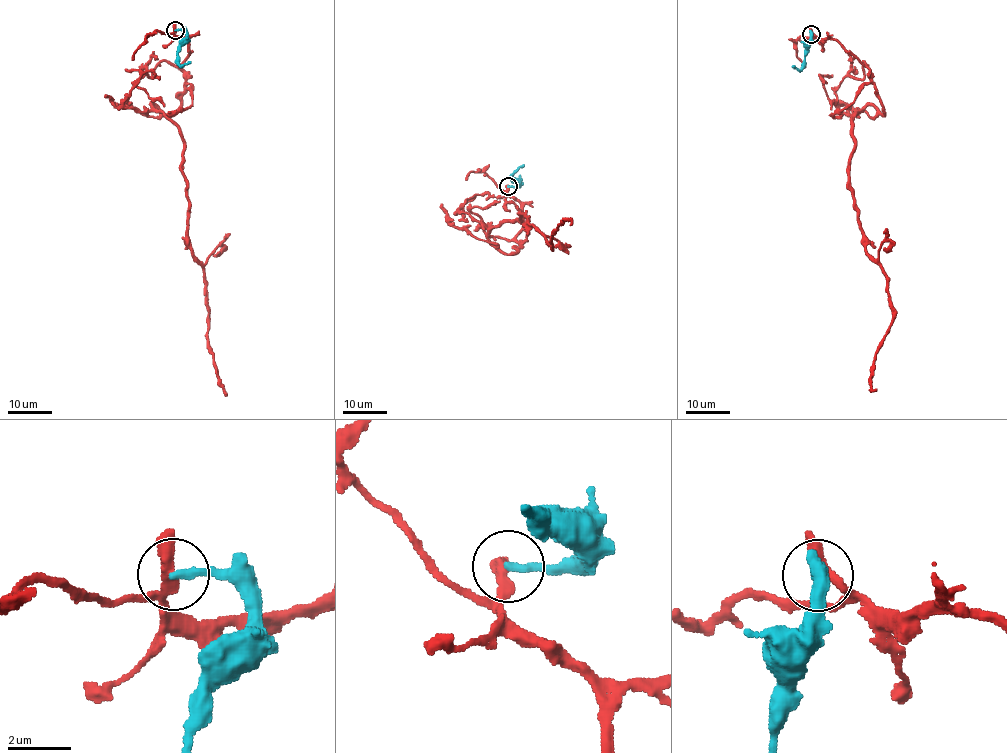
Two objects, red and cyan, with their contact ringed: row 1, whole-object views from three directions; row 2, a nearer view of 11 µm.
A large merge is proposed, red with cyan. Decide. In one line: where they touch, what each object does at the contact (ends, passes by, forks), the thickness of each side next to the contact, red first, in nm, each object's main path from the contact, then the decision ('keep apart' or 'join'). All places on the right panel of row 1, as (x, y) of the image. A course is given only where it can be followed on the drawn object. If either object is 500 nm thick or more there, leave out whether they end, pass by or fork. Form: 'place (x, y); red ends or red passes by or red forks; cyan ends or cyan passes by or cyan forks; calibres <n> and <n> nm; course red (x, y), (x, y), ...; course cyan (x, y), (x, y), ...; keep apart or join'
place (811, 34); red passes by; cyan ends; calibres 340 and 280 nm; course red (811, 34), (869, 70), (884, 113), (868, 105), (853, 118), (849, 164), (863, 245), (892, 311), (876, 388); course cyan (811, 34), (803, 67), (800, 70), (792, 66); keep apart

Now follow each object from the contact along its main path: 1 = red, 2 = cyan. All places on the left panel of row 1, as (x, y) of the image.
1: (175, 30), (188, 38), (182, 102), (167, 115), (151, 106), (184, 143), (188, 245), (226, 393)
2: (175, 30), (183, 30), (186, 36), (177, 53), (177, 63), (181, 66), (190, 62)

